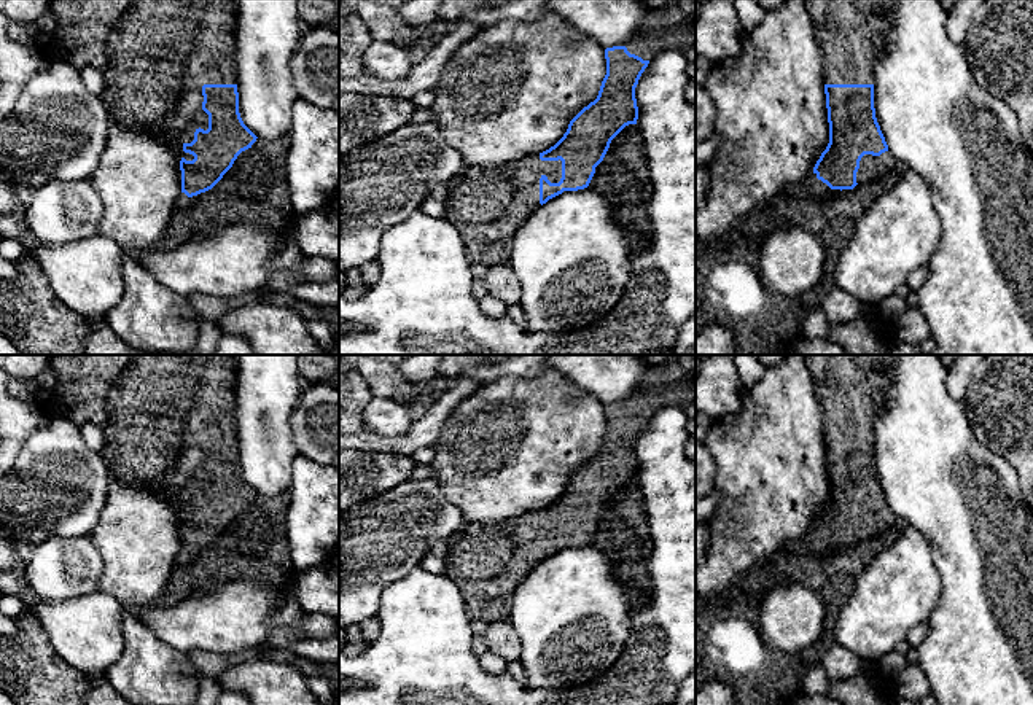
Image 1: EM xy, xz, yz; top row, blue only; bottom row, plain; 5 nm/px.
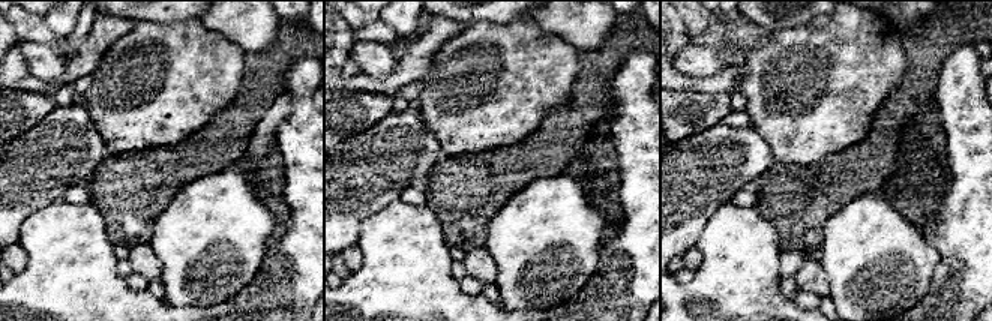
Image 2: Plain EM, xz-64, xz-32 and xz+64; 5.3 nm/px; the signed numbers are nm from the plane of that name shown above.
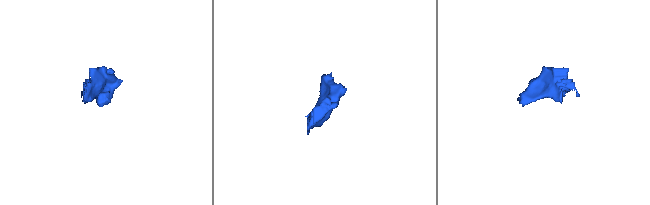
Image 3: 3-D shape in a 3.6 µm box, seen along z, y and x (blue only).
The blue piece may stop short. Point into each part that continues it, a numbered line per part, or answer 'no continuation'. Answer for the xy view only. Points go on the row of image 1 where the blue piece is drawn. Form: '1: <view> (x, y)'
1: xy (161, 53)

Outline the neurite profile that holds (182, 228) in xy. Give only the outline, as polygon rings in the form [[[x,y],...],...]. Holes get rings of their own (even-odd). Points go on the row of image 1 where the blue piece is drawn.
[[[288,135],[256,138],[212,189],[193,197],[181,193],[169,229],[154,250],[172,250],[194,236],[212,236],[234,223],[291,232],[296,216],[287,186],[288,148]]]

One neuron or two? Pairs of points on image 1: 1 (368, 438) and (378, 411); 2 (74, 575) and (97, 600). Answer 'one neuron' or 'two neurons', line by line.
1: two neurons
2: two neurons

